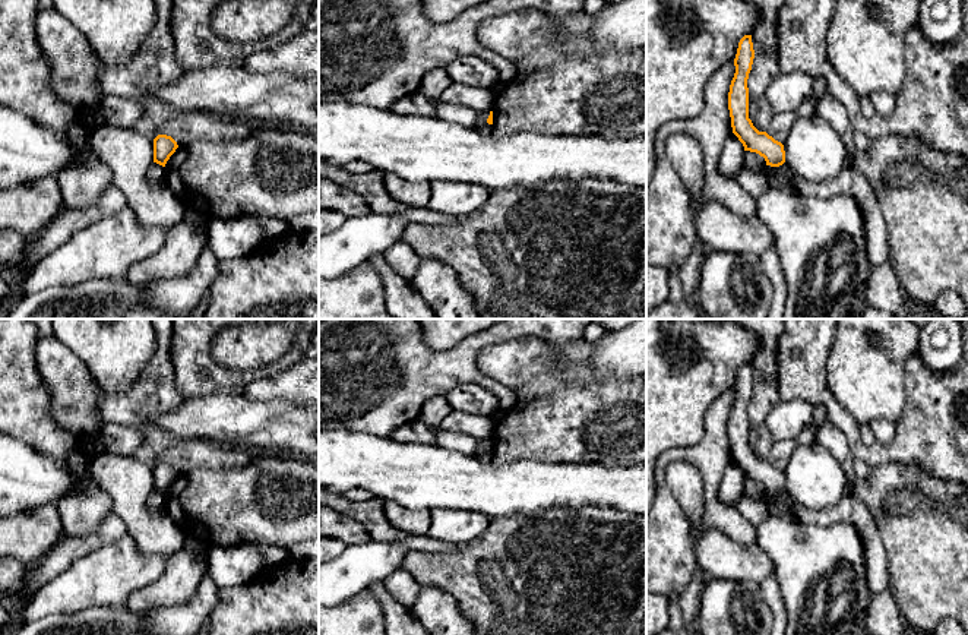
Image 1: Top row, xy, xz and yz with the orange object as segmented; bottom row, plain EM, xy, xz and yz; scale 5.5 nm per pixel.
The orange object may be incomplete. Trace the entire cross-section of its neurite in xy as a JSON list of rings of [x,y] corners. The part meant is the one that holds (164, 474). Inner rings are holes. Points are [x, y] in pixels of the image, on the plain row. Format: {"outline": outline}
{"outline": [[[158,462],[154,467],[154,490],[165,495],[170,484],[175,480],[178,476],[177,470],[167,462]]]}

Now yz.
{"outline": [[[744,363],[734,386],[736,401],[728,420],[728,437],[733,461],[743,471],[744,478],[756,480],[765,486],[766,493],[779,495],[785,490],[784,473],[759,459],[749,446],[749,416],[747,407],[752,398],[755,377],[752,363]]]}

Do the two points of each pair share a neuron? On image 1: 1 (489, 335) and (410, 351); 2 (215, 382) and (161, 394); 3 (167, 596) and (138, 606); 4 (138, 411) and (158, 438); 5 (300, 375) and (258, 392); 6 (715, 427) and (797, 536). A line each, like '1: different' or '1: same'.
1: same
2: different
3: same
4: same
5: same
6: different

